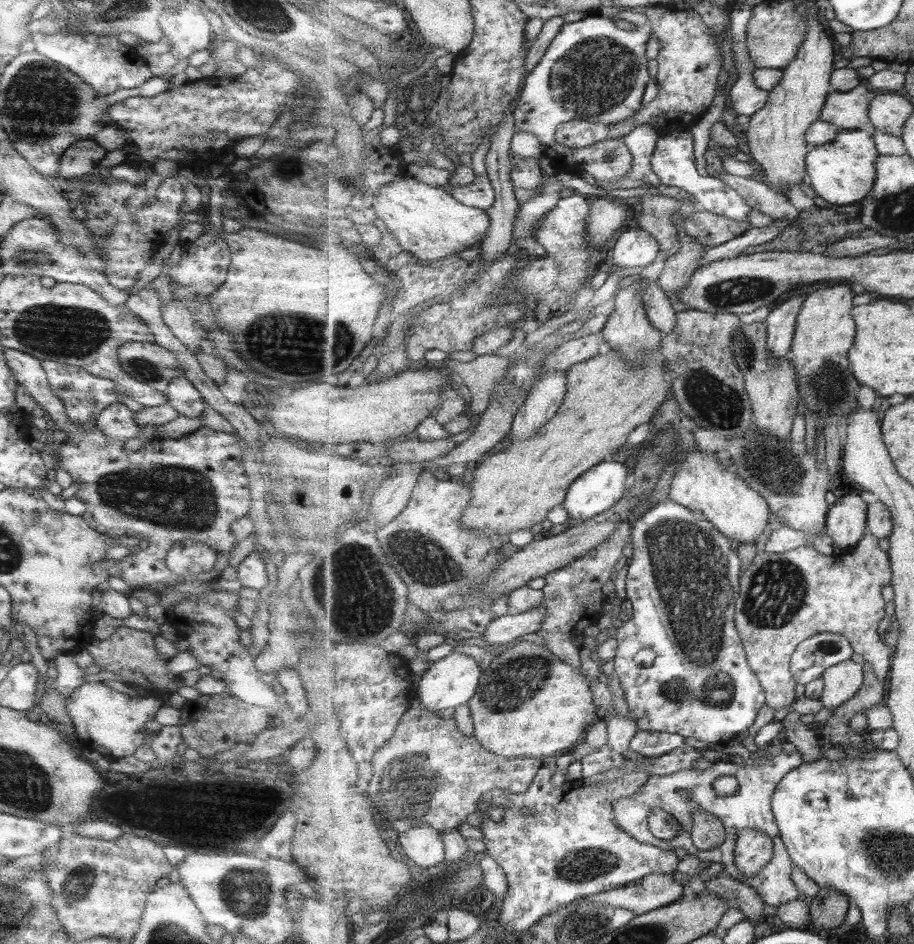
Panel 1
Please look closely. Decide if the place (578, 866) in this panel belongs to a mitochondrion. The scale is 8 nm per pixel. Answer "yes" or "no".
yes

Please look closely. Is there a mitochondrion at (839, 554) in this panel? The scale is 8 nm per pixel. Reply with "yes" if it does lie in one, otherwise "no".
no

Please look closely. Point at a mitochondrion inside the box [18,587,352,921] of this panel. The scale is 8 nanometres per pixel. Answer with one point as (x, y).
(79, 883)

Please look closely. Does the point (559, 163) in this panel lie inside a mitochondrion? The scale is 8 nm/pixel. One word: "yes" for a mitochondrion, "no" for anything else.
no

